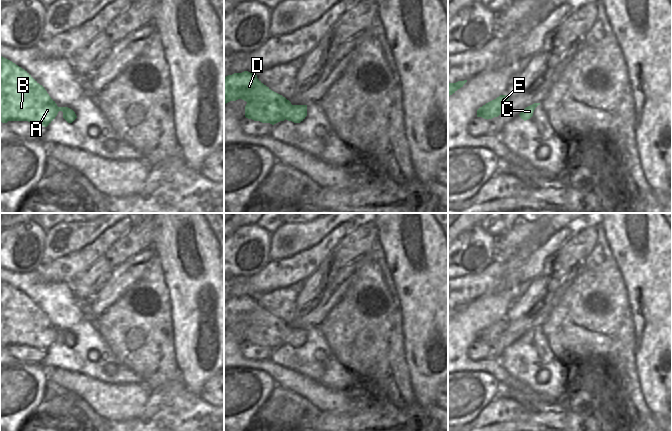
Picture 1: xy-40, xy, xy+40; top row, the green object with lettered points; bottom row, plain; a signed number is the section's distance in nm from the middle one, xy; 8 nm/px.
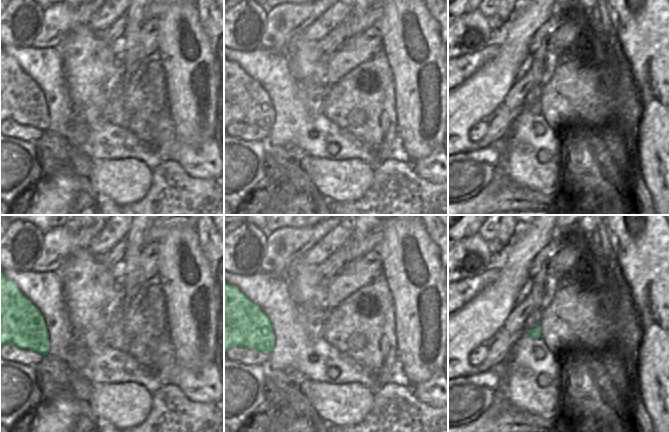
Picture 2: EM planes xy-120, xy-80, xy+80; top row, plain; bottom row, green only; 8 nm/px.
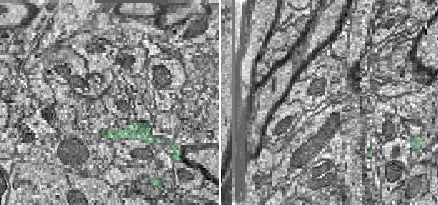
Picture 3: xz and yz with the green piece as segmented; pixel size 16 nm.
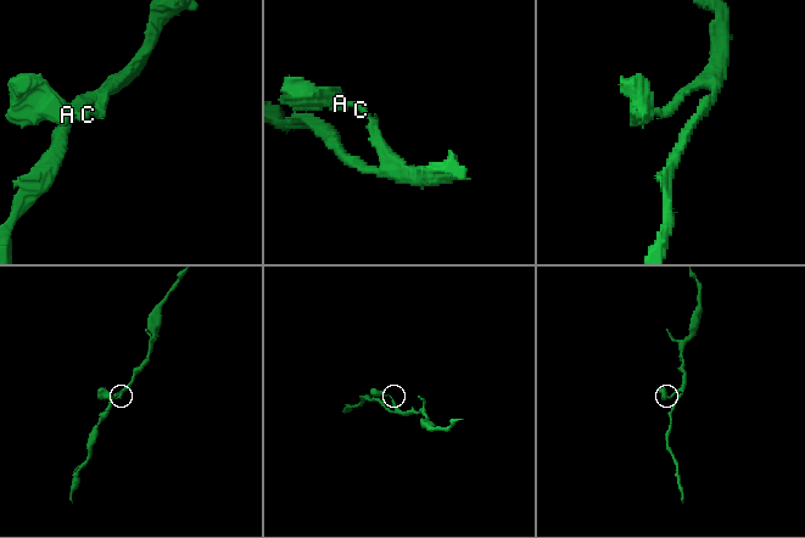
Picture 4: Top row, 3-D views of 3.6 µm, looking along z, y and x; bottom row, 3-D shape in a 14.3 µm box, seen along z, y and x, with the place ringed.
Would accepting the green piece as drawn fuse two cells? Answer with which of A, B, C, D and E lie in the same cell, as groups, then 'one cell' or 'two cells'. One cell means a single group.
A B C D E; one cell

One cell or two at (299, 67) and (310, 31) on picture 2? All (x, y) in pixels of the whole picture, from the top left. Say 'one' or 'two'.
two

